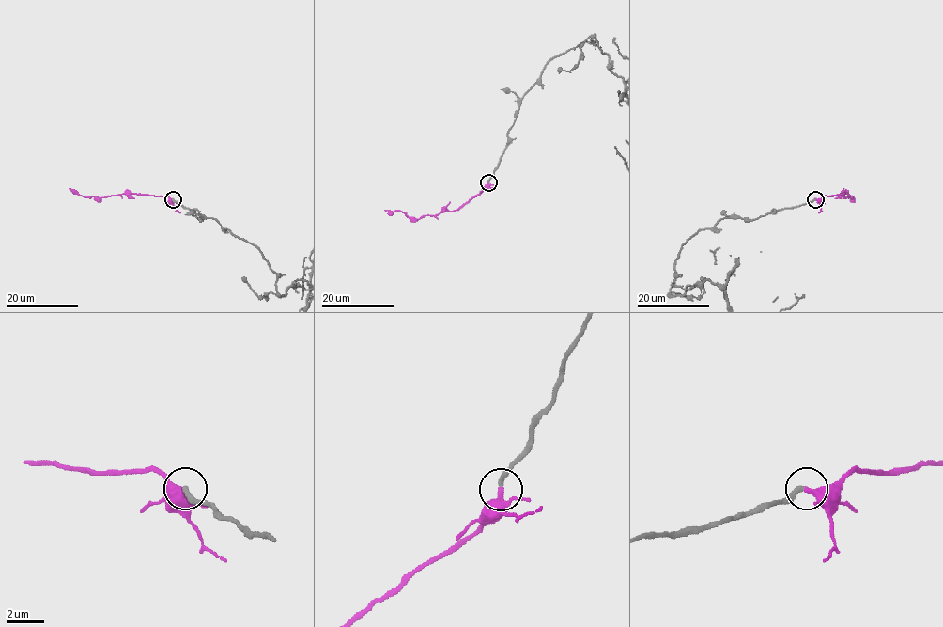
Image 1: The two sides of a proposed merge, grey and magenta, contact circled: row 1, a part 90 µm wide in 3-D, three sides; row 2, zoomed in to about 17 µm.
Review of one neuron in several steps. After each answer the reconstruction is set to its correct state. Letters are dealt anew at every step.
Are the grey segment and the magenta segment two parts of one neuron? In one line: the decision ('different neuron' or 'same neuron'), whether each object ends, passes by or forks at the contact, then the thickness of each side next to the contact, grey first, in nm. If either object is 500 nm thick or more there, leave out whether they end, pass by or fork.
same neuron; grey ends there; magenta ends there; 280 nm thick on the grey side, 400 nm on the other

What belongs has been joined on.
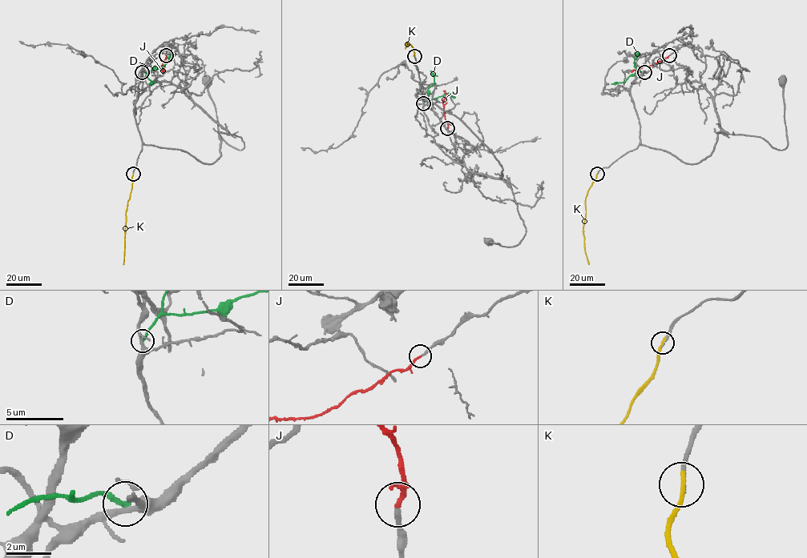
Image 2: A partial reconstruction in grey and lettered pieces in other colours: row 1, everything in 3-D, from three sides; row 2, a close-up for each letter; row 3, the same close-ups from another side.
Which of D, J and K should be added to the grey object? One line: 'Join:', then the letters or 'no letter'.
Join: J, K

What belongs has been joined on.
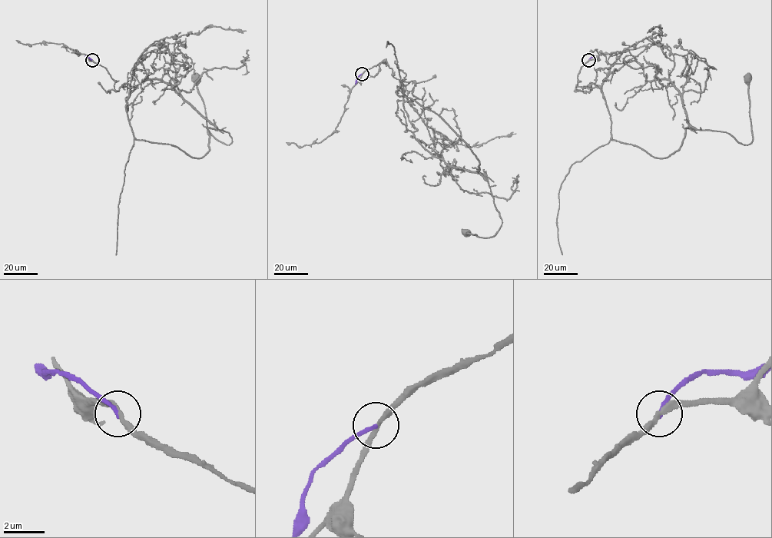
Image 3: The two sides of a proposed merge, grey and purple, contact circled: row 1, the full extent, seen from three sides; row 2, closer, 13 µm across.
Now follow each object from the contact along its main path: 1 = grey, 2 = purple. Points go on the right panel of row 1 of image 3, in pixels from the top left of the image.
1: (588, 60), (576, 91), (635, 61), (647, 81), (673, 84), (693, 127), (745, 144), (747, 79)
2: (588, 60), (599, 56)

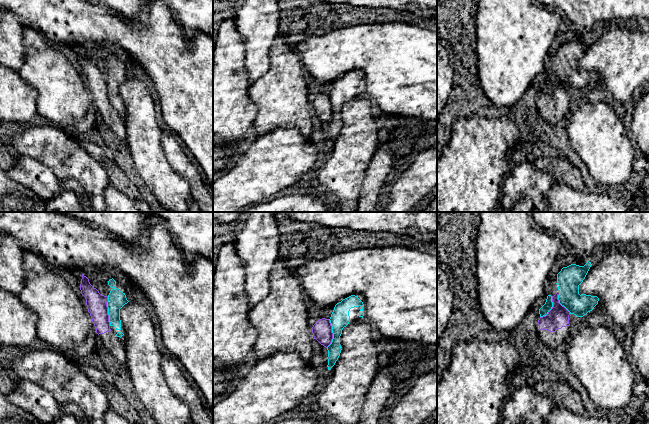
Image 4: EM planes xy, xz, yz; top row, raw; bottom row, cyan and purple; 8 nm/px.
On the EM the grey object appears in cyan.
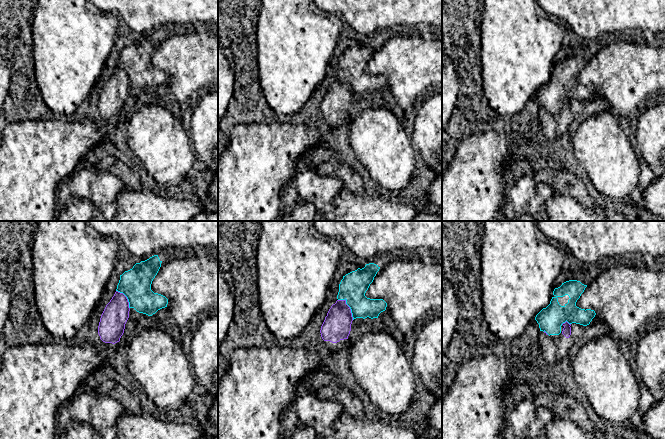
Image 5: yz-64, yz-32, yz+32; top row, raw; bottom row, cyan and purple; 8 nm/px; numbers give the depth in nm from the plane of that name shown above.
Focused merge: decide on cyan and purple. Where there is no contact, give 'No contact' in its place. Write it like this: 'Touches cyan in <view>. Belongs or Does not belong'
Touches cyan in xy. Does not belong

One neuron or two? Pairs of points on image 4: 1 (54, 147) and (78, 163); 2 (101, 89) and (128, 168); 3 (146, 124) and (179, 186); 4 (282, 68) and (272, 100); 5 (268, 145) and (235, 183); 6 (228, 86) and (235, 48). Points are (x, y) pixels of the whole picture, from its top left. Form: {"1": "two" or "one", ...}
{"1": "one", "2": "one", "3": "one", "4": "one", "5": "one", "6": "one"}

